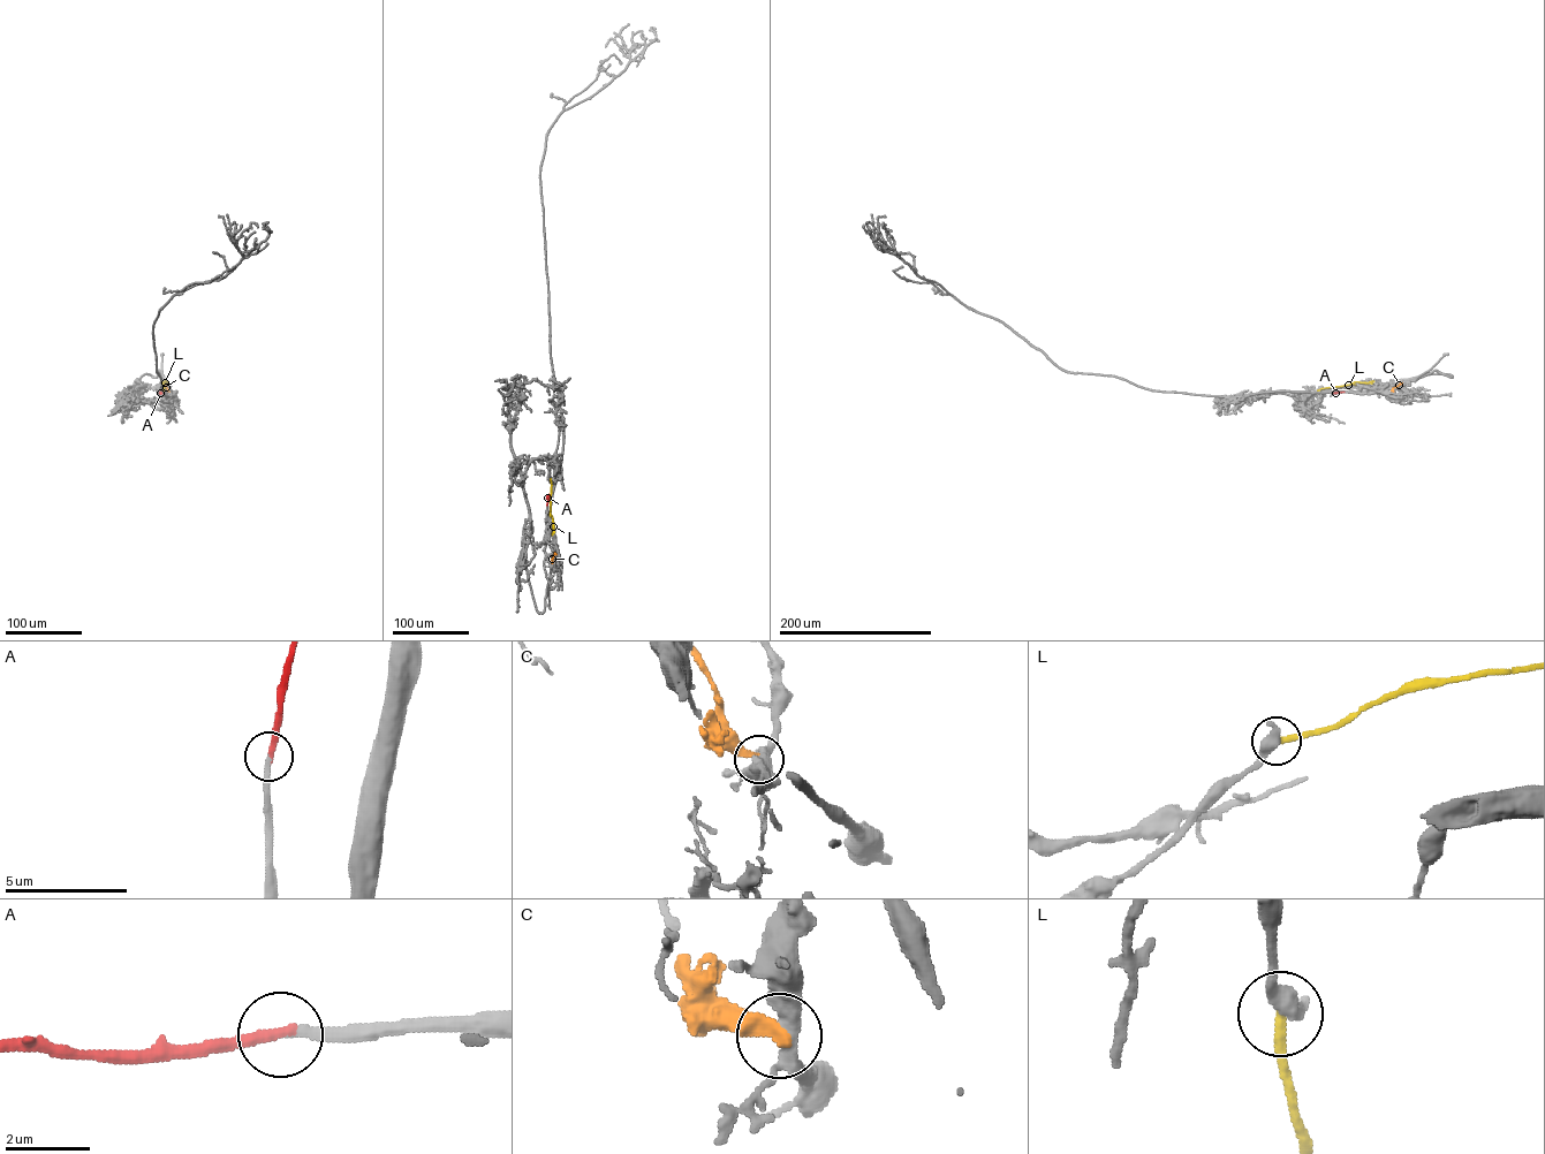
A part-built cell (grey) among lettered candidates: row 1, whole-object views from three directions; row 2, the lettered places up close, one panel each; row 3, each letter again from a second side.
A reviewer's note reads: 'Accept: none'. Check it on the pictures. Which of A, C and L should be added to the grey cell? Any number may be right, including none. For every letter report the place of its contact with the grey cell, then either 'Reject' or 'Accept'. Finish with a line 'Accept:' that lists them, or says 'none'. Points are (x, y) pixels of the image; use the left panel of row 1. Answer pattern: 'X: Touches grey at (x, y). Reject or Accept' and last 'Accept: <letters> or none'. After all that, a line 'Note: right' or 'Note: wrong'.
A: Touches grey at (160, 392). Accept
C: Touches grey at (168, 391). Reject
L: Touches grey at (163, 391). Reject
Accept: A
Note: wrong

